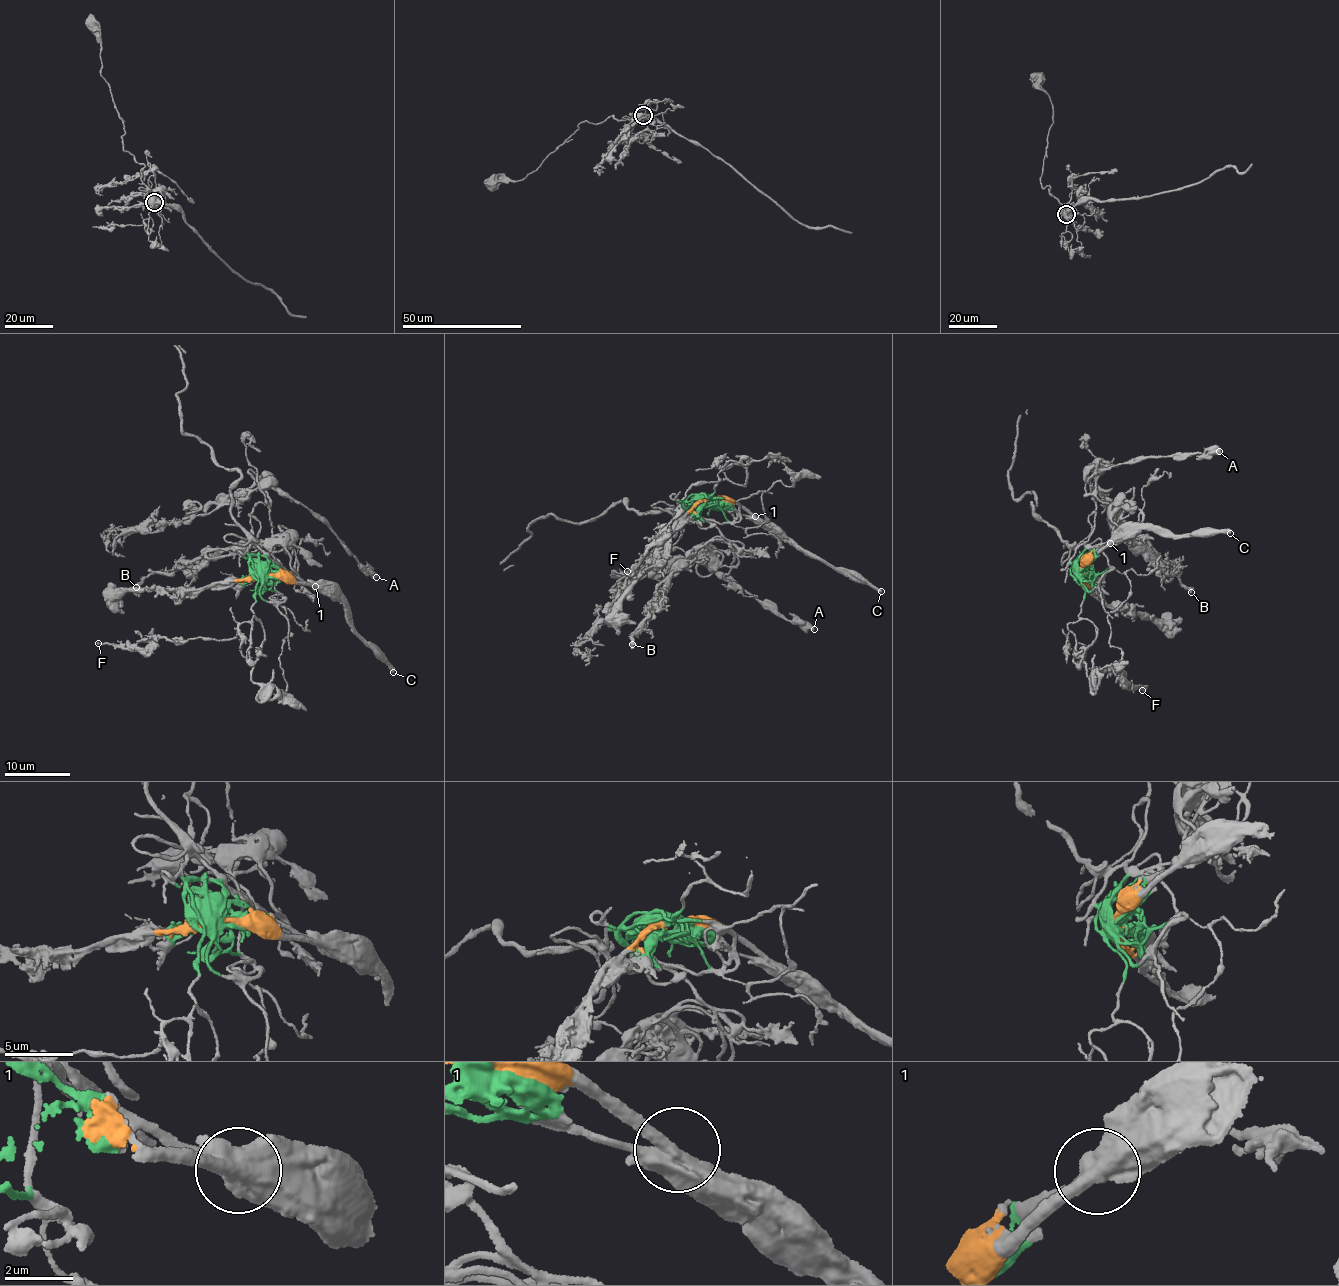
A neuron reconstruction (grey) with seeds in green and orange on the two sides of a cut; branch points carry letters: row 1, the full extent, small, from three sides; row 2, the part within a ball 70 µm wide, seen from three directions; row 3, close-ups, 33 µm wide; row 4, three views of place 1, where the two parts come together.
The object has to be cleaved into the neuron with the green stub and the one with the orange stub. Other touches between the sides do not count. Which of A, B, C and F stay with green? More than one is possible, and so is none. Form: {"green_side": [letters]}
{"green_side": ["A", "B", "F"]}

